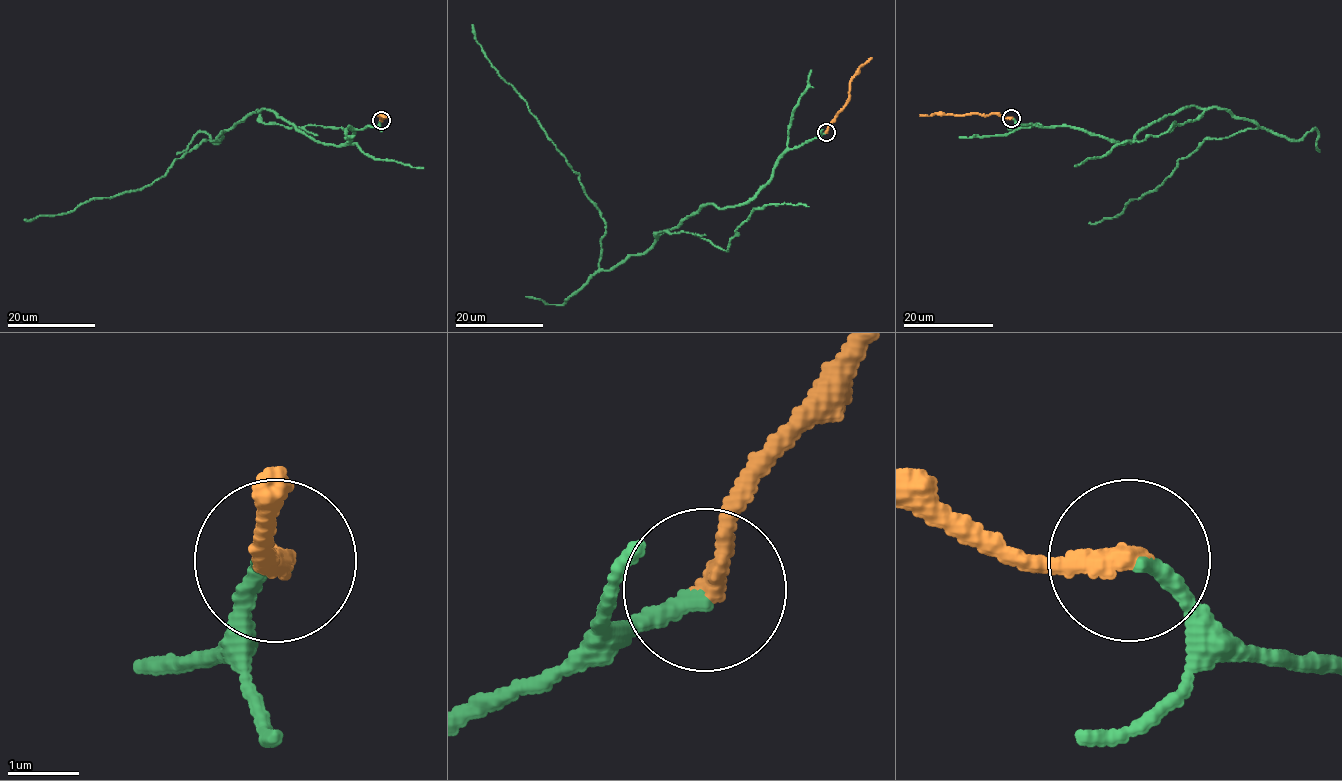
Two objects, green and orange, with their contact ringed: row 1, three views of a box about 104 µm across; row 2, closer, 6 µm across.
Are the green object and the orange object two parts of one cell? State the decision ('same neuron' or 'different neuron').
different neuron

